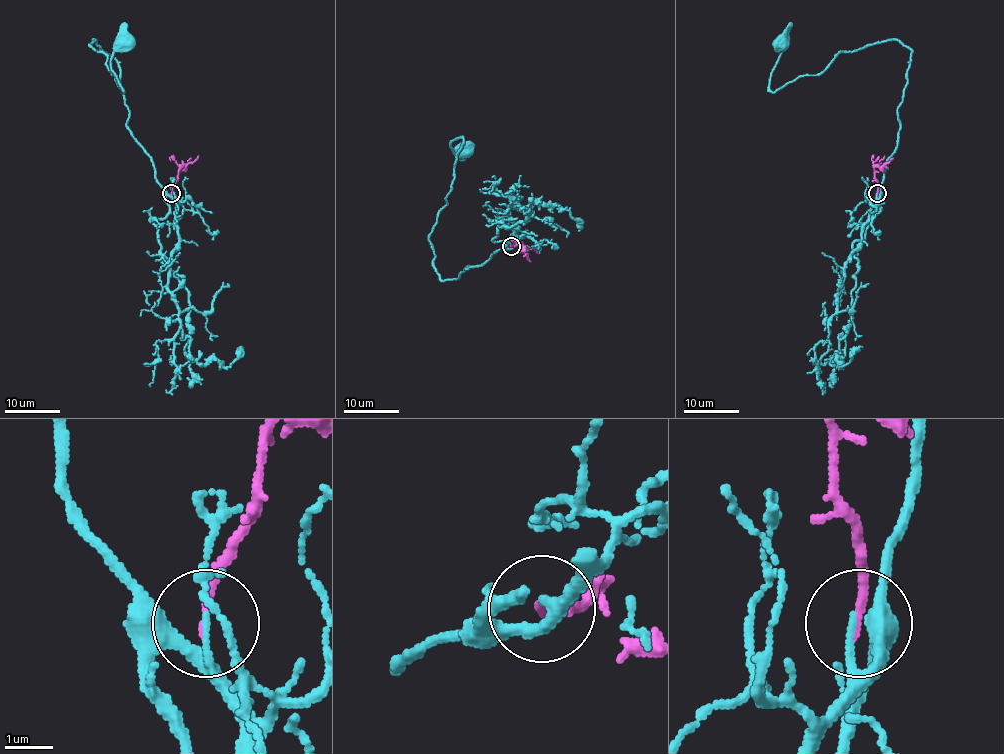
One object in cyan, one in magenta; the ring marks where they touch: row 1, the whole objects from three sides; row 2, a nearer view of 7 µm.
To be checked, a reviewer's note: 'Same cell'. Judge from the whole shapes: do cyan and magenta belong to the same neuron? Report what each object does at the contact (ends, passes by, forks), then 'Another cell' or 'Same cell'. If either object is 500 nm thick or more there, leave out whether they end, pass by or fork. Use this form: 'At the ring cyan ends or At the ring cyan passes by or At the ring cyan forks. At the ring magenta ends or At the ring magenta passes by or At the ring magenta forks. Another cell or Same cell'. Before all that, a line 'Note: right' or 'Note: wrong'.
Note: right
At the ring cyan ends. At the ring magenta ends. Same cell

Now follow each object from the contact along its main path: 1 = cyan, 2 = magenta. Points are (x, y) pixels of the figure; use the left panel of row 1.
1: (172, 193), (128, 127), (120, 67), (94, 39), (89, 45), (107, 57), (124, 91), (110, 64), (127, 23)
2: (172, 193), (180, 168), (198, 156)

